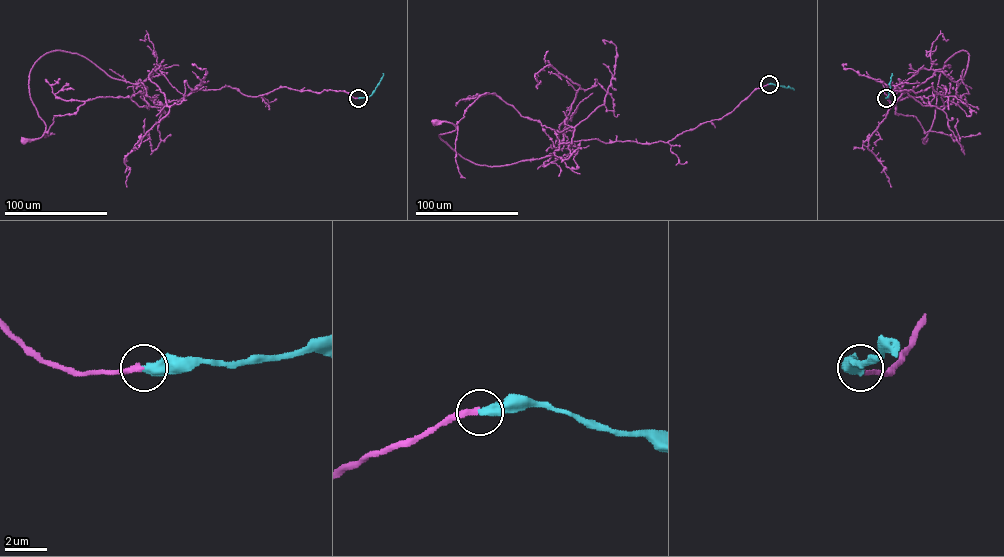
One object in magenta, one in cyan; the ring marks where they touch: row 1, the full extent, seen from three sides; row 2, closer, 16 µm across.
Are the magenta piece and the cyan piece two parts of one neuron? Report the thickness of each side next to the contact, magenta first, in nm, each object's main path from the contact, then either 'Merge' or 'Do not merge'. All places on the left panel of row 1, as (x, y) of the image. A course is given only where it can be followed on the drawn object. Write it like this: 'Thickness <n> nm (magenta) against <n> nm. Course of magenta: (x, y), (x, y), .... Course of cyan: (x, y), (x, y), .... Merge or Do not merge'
Thickness 260 nm (magenta) against 480 nm. Course of magenta: (358, 98), (226, 86), (150, 106), (139, 86), (53, 50), (29, 75), (46, 128), (25, 139). Course of cyan: (358, 98), (372, 94), (383, 73). Merge

